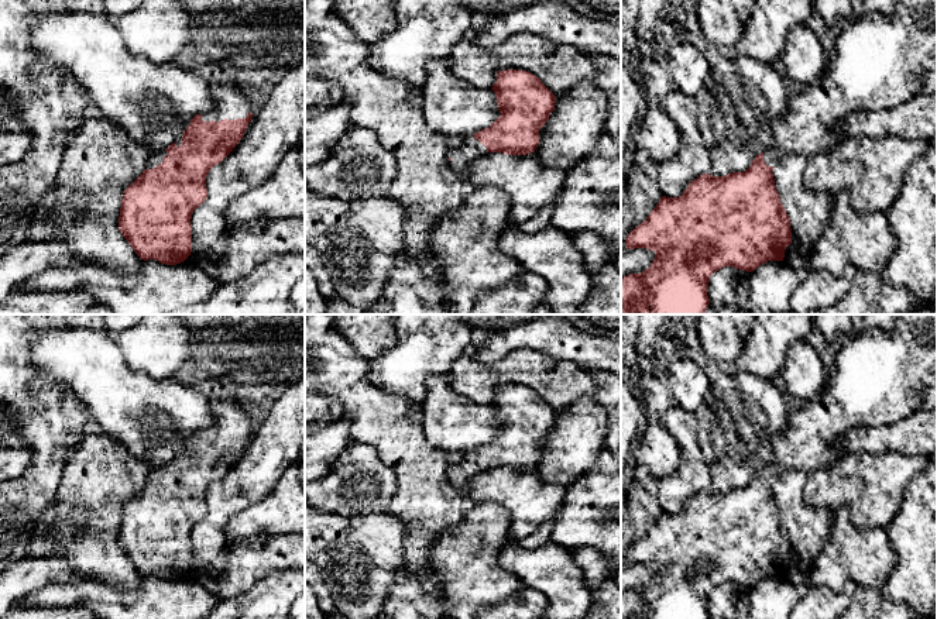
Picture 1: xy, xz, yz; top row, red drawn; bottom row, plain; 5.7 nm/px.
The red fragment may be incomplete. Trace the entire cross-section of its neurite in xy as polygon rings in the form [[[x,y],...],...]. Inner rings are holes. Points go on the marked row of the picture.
[[[212,85],[212,94],[216,106],[186,121],[181,138],[152,154],[145,171],[124,190],[119,230],[144,261],[176,265],[191,255],[191,219],[193,210],[207,197],[206,176],[240,142],[251,121],[255,97],[247,85]]]

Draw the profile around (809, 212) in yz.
[[[792,152],[782,157],[772,171],[780,202],[790,219],[792,247],[802,255],[811,255],[830,226],[834,207],[834,197],[804,186],[807,164],[807,155]]]

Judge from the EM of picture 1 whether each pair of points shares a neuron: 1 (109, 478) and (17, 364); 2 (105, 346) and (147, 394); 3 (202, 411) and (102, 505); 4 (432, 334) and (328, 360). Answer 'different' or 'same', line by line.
1: different
2: same
3: different
4: different

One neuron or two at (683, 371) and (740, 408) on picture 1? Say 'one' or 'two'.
two

